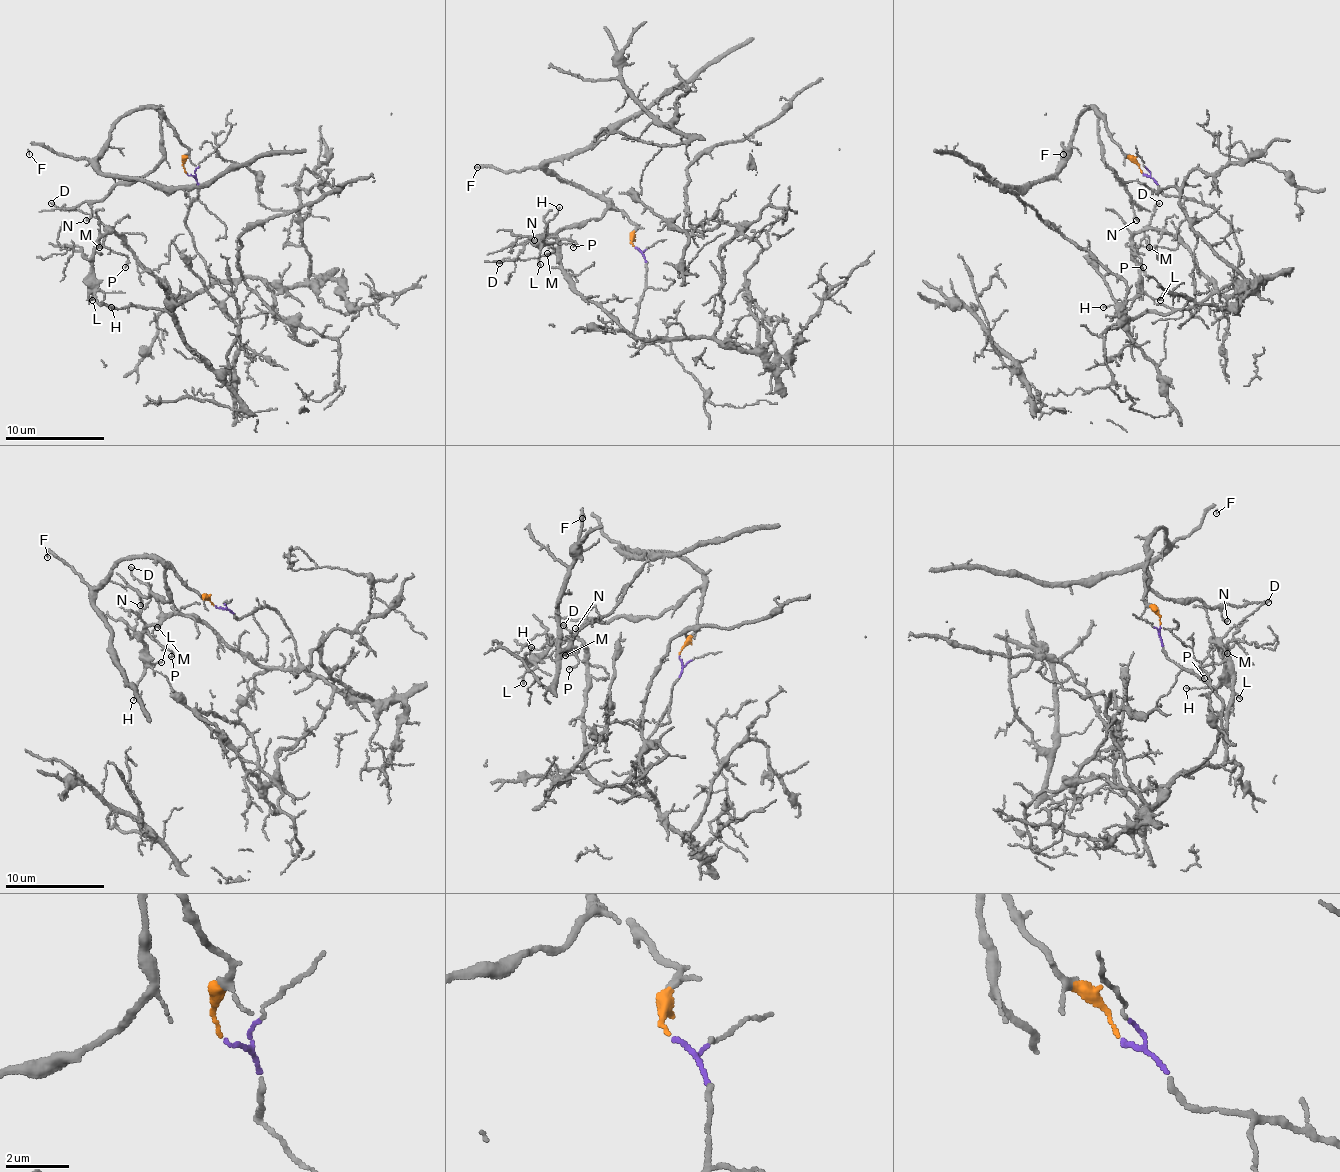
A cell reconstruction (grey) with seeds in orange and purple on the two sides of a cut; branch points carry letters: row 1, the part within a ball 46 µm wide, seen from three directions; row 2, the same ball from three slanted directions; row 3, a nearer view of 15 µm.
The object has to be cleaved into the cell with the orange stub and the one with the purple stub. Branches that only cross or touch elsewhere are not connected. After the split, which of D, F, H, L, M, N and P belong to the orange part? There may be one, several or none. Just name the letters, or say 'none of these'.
F, N

